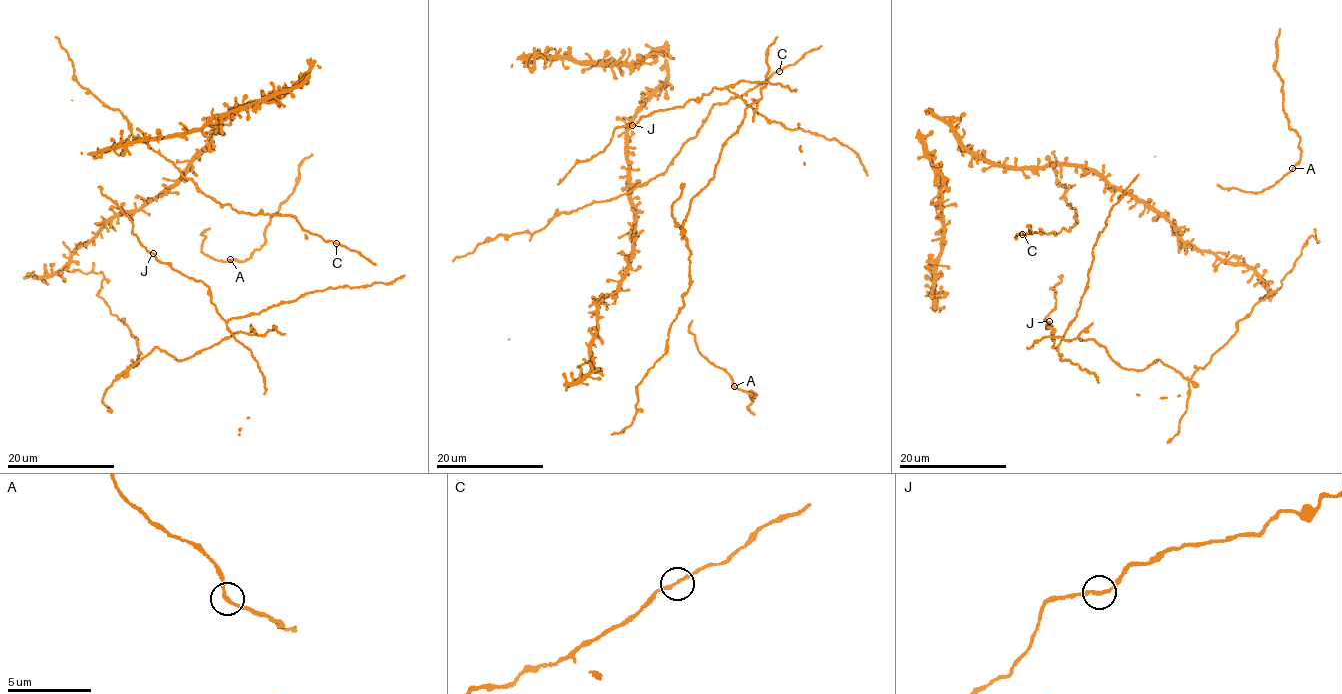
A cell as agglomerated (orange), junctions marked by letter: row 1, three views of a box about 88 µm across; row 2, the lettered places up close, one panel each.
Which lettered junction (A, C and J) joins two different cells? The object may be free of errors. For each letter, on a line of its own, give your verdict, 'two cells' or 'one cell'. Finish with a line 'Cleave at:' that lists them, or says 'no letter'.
A: two cells
C: one cell
J: one cell
Cleave at: A

